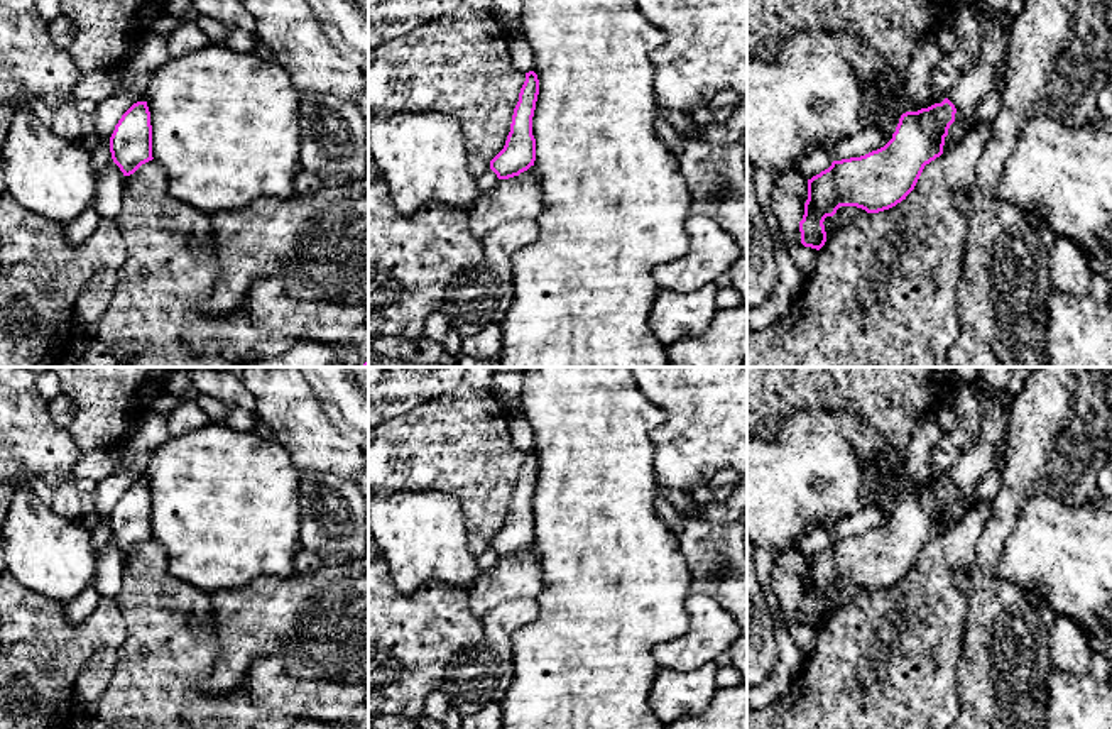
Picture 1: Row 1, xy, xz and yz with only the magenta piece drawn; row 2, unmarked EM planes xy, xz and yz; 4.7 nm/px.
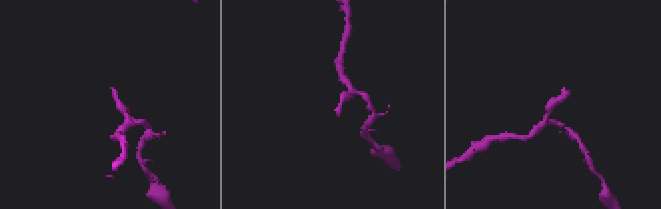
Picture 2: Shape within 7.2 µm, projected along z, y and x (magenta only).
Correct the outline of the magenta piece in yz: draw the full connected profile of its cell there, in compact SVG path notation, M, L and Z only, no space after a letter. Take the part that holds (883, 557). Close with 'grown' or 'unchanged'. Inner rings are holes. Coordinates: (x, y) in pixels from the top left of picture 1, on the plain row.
M978 375L973 379L973 384L982 389L982 394L977 397L980 433L970 447L960 450L946 477L928 487L902 492L892 518L884 526L860 536L833 540L828 548L808 558L808 578L799 600L801 622L804 626L820 629L825 624L826 611L823 600L826 595L833 595L840 585L857 585L867 592L879 592L906 578L924 545L943 533L945 516L955 501L955 492L958 489L965 494L973 492L978 480L999 467L999 453L1006 450L1014 396L1002 391L1006 399L999 401L995 397L999 391L985 384Z | grown

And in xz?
M534 450L526 452L526 460L514 487L510 511L504 528L490 540L490 548L499 558L519 555L534 545L536 518L532 514L532 496L539 474L539 458Z | unchanged

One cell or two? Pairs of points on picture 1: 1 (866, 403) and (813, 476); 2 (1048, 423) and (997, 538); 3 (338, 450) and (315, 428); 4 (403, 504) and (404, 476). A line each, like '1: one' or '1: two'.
1: two
2: one
3: one
4: two

